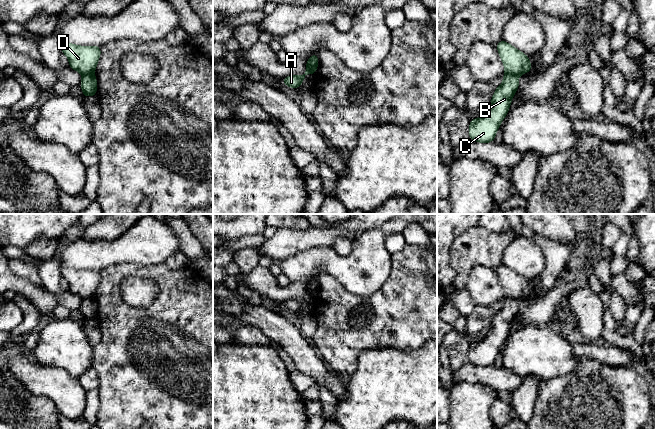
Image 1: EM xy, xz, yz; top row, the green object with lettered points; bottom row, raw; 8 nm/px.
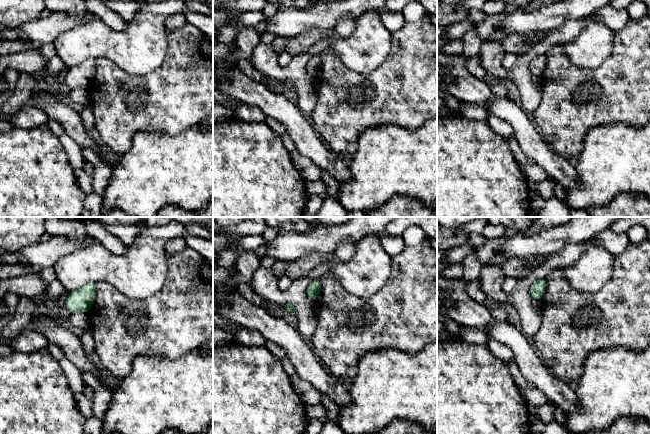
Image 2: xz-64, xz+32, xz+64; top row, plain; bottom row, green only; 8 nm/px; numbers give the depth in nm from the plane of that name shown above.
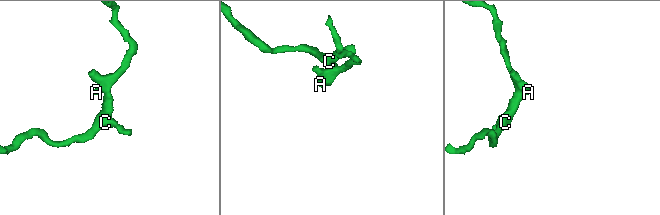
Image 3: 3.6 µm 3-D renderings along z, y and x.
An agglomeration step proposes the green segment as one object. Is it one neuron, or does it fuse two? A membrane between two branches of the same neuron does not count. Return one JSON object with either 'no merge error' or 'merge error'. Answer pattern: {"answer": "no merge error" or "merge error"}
{"answer": "merge error"}

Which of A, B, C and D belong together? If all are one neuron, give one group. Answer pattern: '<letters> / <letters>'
A D / B C

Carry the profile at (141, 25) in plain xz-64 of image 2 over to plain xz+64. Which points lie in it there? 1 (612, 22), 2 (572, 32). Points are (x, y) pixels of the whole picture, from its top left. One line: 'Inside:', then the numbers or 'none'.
Inside: none

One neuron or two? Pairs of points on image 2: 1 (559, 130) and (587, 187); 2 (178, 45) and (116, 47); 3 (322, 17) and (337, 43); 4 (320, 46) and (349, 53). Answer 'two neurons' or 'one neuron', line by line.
1: two neurons
2: two neurons
3: two neurons
4: two neurons

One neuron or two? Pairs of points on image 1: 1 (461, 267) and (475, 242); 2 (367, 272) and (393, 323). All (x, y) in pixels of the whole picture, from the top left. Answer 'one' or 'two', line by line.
1: one
2: two

